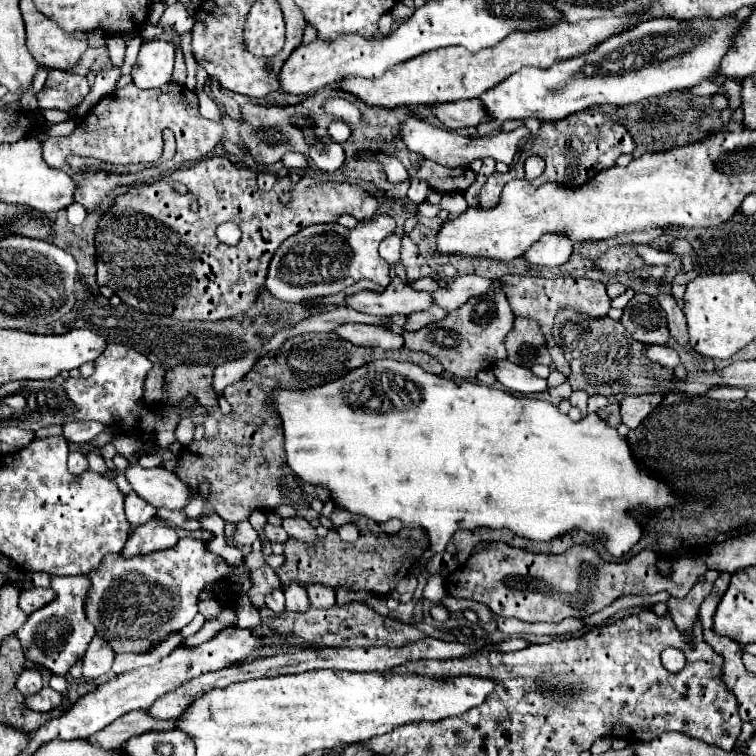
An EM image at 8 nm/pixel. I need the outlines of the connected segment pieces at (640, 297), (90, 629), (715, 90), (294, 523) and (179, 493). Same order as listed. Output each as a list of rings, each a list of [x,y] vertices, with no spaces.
[[[634,294],[634,298],[624,306],[620,322],[634,340],[644,344],[666,344],[668,324],[666,314],[660,308],[658,300],[648,294]]]
[[[86,574],[76,578],[68,578],[68,576],[52,578],[52,590],[56,592],[56,598],[44,608],[30,614],[26,624],[16,632],[16,636],[24,646],[24,654],[30,662],[48,668],[52,674],[66,676],[70,666],[76,660],[84,658],[88,642],[96,634],[96,628],[86,618],[86,600],[88,600],[90,586],[92,582]]]
[[[706,82],[706,84],[700,84],[700,86],[694,86],[688,89],[691,93],[699,96],[714,96],[714,94],[724,94],[724,88],[720,84],[712,84],[712,82]]]
[[[296,516],[296,518],[284,518],[282,522],[282,528],[296,540],[304,542],[304,544],[314,544],[318,540],[318,534],[316,534],[316,528],[310,526],[304,518]]]
[[[130,464],[124,476],[132,490],[154,508],[182,510],[188,504],[188,486],[162,466],[142,468],[140,464]]]

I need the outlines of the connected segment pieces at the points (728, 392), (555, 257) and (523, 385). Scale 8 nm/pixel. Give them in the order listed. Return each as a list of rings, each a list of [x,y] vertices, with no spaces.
[[[724,386],[724,388],[712,388],[706,396],[714,398],[714,400],[742,400],[746,396],[746,390],[744,388]]]
[[[546,234],[524,252],[524,258],[532,266],[556,268],[568,262],[570,254],[572,254],[572,242],[568,242],[568,238],[556,238],[556,234]]]
[[[510,360],[496,362],[494,374],[500,384],[504,384],[508,390],[518,394],[534,394],[534,392],[548,390],[548,384],[544,378],[538,378],[536,374],[532,374],[530,368],[516,366]]]

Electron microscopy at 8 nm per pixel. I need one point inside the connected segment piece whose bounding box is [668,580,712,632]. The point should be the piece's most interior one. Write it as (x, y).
(684, 611)

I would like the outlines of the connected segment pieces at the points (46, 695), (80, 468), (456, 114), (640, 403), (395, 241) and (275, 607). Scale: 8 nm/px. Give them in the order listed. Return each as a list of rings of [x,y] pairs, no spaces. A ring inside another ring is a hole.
[[[44,686],[40,692],[30,694],[24,698],[24,706],[36,712],[50,712],[54,708],[58,708],[62,702],[62,694],[52,690],[50,686]]]
[[[70,452],[70,456],[68,456],[68,470],[72,472],[72,474],[82,474],[84,470],[88,470],[88,460],[86,460],[86,456],[82,454],[82,452]]]
[[[464,100],[464,102],[448,102],[434,106],[434,116],[438,116],[446,128],[462,130],[474,128],[482,122],[488,122],[488,110],[480,100]]]
[[[640,394],[640,396],[624,396],[620,400],[620,416],[622,424],[626,424],[630,430],[636,430],[642,420],[662,402],[662,396],[658,394]]]
[[[390,234],[388,238],[384,238],[380,242],[380,256],[384,260],[388,260],[390,264],[398,264],[400,262],[400,236],[398,234]]]
[[[274,590],[268,598],[266,598],[266,606],[272,612],[284,612],[284,592],[282,590]]]

